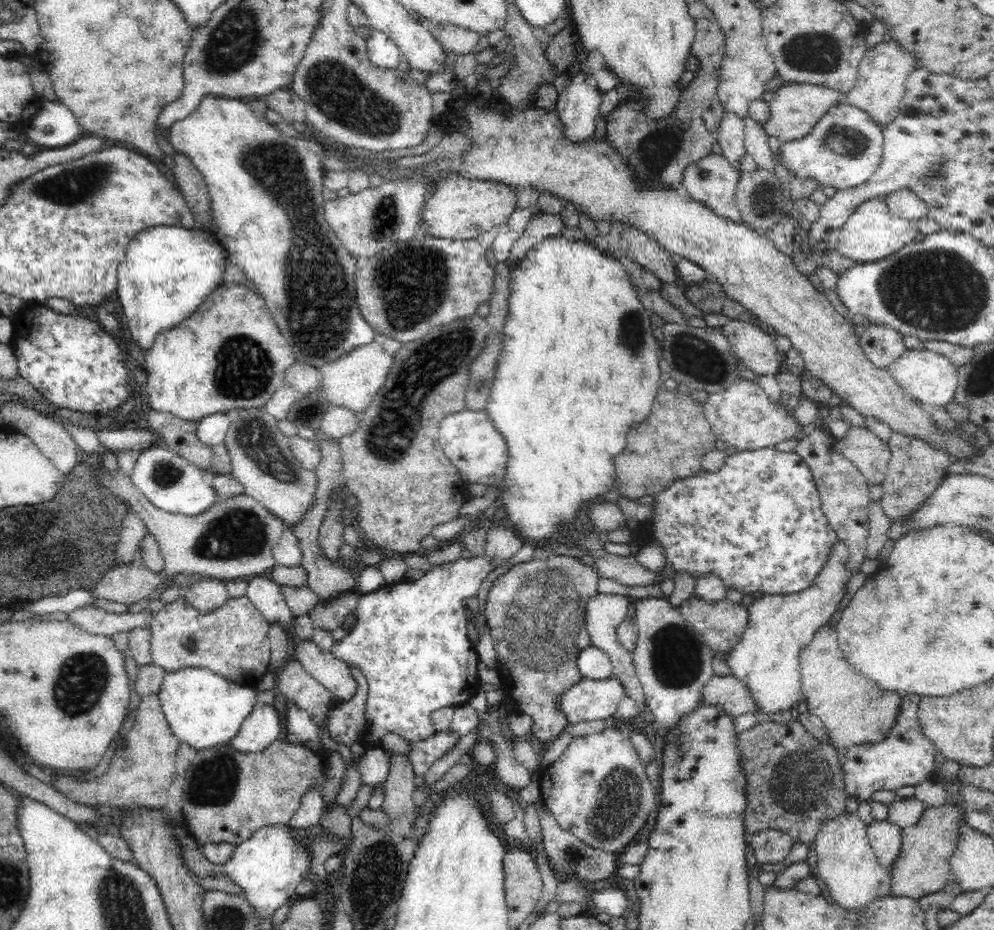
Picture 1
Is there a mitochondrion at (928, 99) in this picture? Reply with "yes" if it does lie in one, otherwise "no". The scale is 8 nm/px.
no

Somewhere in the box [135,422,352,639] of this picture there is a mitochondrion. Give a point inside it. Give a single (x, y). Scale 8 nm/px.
(236, 533)

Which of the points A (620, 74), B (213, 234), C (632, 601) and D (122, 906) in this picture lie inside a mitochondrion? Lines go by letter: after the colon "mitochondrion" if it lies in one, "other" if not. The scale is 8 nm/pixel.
A: other
B: other
C: other
D: mitochondrion

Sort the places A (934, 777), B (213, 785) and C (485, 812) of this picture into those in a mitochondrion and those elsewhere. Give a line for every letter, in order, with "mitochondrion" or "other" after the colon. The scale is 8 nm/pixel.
A: other
B: mitochondrion
C: other

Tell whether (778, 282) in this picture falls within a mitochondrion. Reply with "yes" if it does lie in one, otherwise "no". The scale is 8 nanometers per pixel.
no

